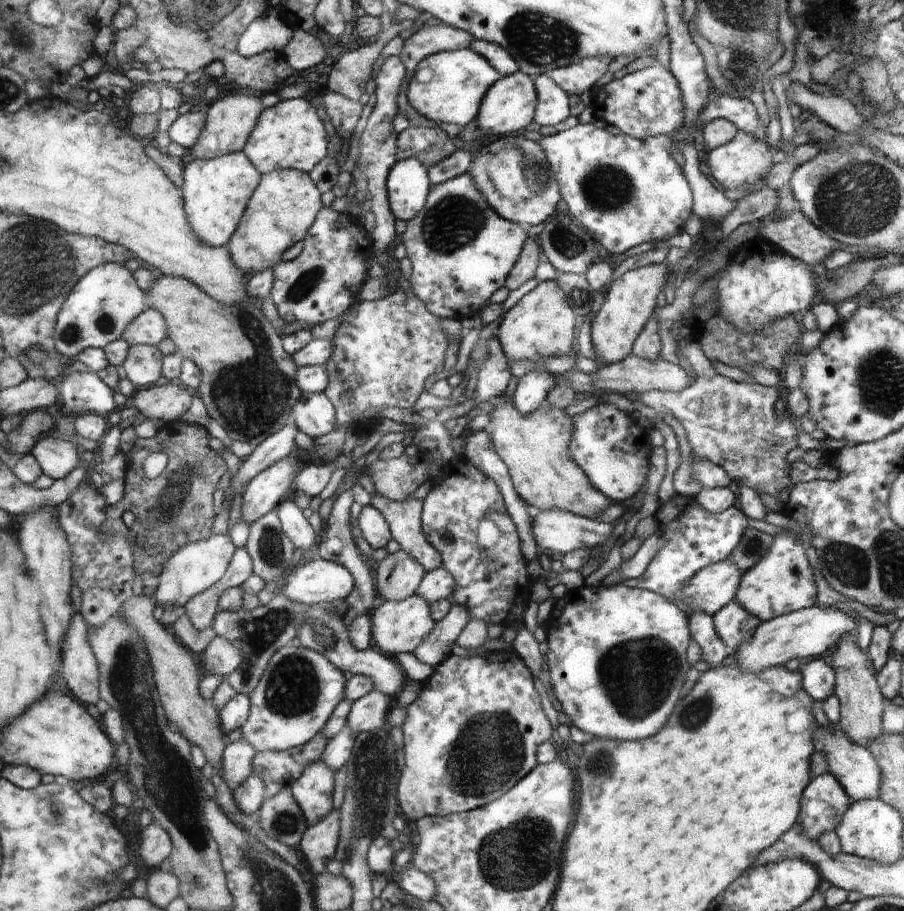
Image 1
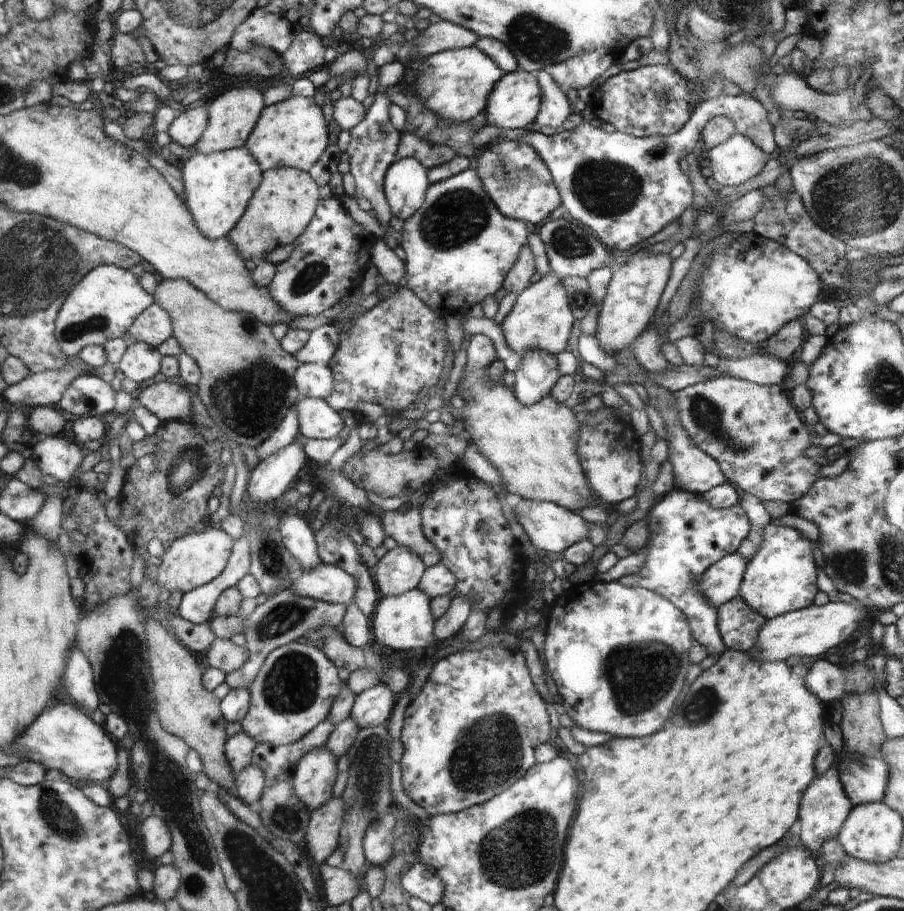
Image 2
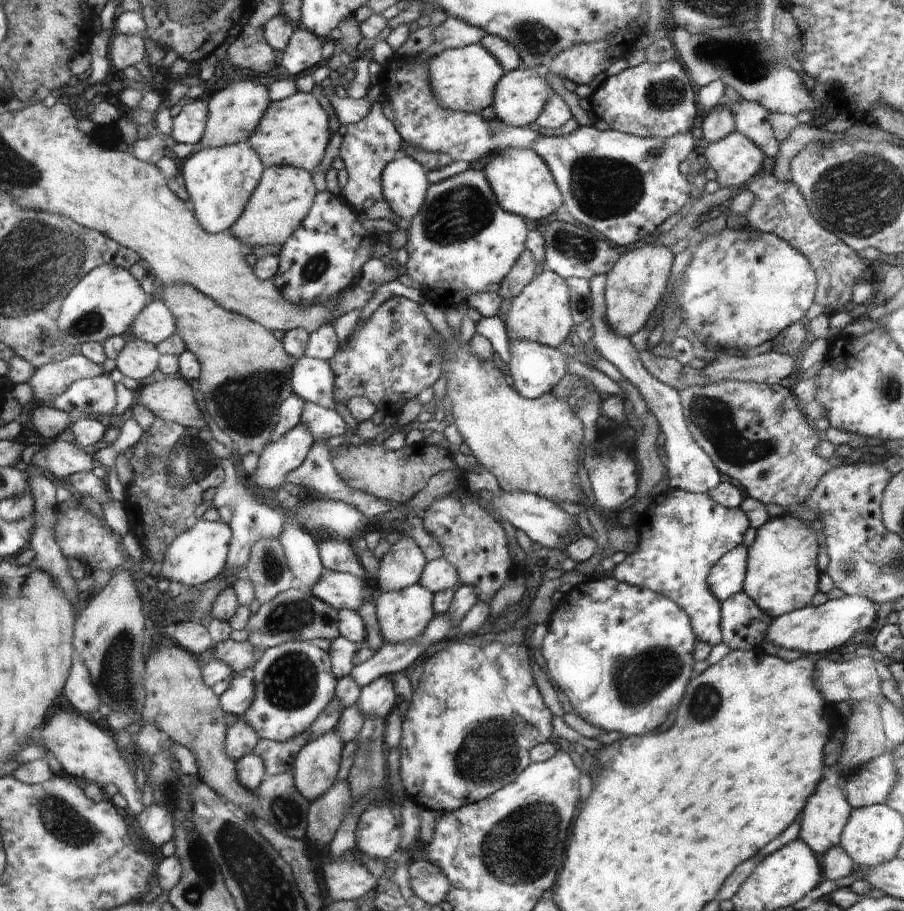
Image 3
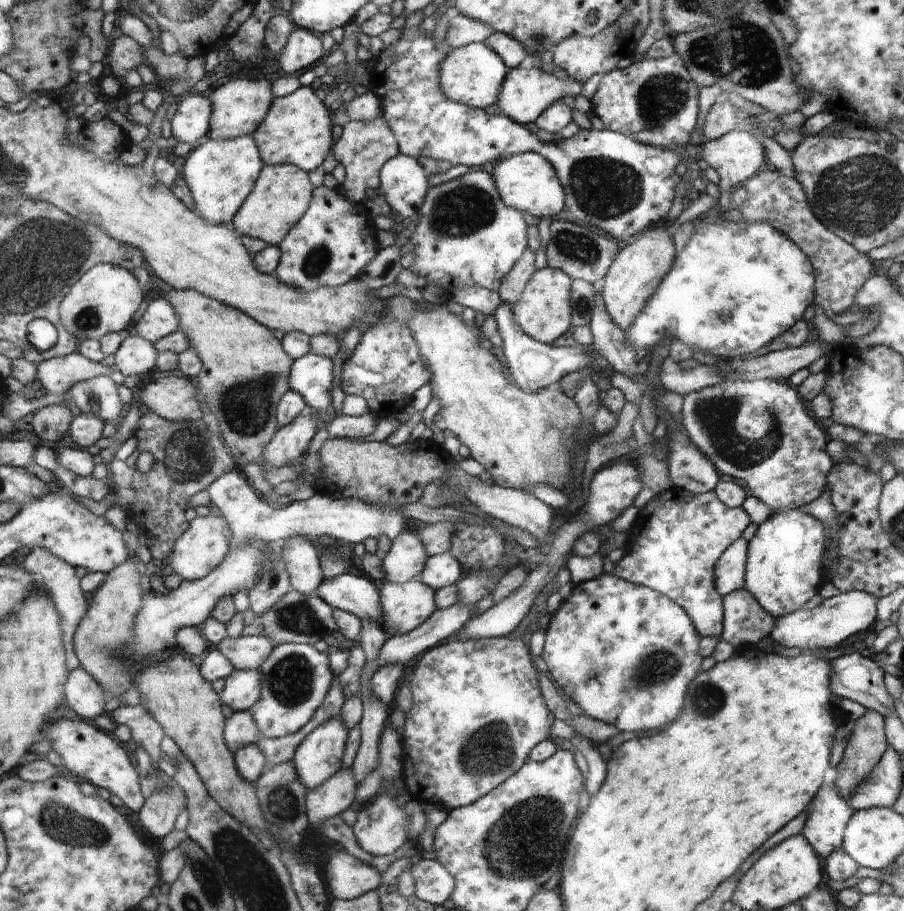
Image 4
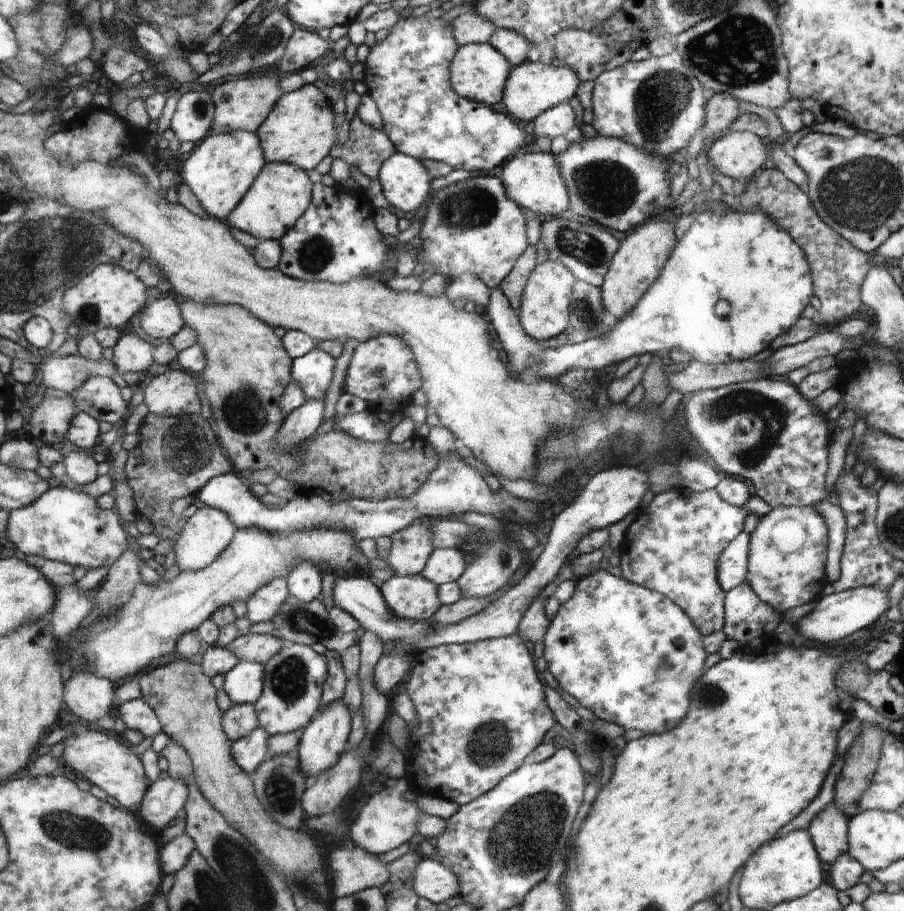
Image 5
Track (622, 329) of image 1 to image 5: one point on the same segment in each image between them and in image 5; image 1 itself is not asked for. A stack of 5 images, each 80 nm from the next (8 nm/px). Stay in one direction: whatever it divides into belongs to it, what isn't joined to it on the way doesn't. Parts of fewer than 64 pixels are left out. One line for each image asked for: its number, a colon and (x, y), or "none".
2: (633, 295)
3: (637, 282)
4: (634, 276)
5: (638, 262)

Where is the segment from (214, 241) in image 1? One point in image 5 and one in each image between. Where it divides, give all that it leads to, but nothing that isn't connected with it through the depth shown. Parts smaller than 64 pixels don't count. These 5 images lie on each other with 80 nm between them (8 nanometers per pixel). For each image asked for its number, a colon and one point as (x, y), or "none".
2: (218, 187)
3: (220, 181)
4: (220, 174)
5: (220, 170)

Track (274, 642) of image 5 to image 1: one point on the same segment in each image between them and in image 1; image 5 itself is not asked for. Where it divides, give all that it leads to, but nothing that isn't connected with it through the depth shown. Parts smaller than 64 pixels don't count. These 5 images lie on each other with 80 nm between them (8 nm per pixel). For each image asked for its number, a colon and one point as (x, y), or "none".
1: (220, 657)
2: (224, 655)
3: (239, 657)
4: (246, 652)

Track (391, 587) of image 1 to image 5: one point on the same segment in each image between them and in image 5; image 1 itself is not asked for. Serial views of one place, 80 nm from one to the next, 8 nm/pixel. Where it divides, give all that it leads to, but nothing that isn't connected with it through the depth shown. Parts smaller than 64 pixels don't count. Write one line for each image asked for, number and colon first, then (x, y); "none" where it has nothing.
2: (400, 570)
3: (403, 566)
4: (406, 559)
5: (410, 549)

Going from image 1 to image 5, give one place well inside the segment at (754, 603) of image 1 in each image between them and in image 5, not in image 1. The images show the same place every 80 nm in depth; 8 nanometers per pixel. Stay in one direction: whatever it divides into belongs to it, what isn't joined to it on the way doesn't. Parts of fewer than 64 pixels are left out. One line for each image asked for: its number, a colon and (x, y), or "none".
2: (781, 577)
3: (782, 576)
4: (785, 554)
5: (787, 552)

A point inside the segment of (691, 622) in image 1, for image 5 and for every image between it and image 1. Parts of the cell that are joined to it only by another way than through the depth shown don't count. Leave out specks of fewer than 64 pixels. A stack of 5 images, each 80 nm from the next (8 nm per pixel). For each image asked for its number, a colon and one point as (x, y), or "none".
2: (686, 534)
3: (682, 535)
4: (674, 544)
5: (673, 546)

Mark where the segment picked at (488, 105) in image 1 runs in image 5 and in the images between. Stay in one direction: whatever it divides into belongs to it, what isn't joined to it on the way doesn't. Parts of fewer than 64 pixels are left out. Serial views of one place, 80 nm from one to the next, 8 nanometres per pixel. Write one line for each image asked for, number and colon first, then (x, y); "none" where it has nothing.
2: (515, 101)
3: (521, 95)
4: (525, 93)
5: (533, 88)

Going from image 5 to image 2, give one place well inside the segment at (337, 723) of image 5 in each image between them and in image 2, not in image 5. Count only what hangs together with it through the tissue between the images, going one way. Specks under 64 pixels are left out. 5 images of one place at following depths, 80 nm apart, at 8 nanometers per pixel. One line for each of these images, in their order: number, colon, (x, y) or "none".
2: (315, 774)
3: (316, 765)
4: (319, 756)

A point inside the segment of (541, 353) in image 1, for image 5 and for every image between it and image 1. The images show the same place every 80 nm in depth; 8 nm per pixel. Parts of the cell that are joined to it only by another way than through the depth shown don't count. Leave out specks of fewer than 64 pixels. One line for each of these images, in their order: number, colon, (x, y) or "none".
2: (540, 320)
3: (540, 313)
4: (542, 311)
5: (543, 313)

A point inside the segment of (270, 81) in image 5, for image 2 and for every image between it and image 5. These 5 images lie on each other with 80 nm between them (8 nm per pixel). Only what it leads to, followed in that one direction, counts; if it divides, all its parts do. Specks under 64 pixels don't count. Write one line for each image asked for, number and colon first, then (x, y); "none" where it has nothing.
2: (232, 116)
3: (233, 112)
4: (238, 107)

